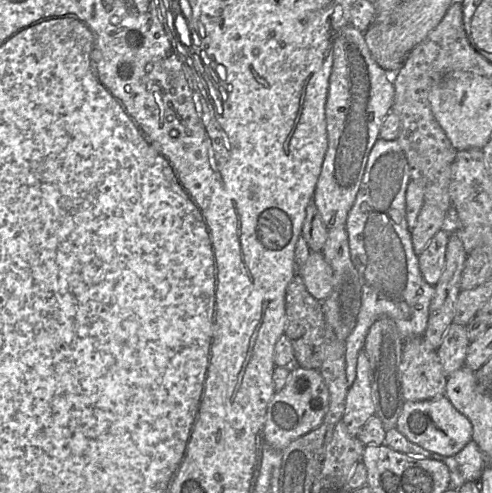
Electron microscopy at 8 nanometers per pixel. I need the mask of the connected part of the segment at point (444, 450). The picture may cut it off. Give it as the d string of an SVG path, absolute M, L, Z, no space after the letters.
M445 395L425 401L405 401L396 428L414 444L443 456L460 452L472 440L473 432L470 420Z

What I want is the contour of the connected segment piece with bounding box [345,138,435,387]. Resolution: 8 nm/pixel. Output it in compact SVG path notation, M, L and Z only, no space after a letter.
M378 138L368 156L360 188L345 224L351 260L362 289L356 325L345 341L348 387L356 378L358 354L375 321L382 317L392 319L404 340L423 336L427 327L435 287L422 277L407 225L406 189L410 180L408 161L399 142Z

